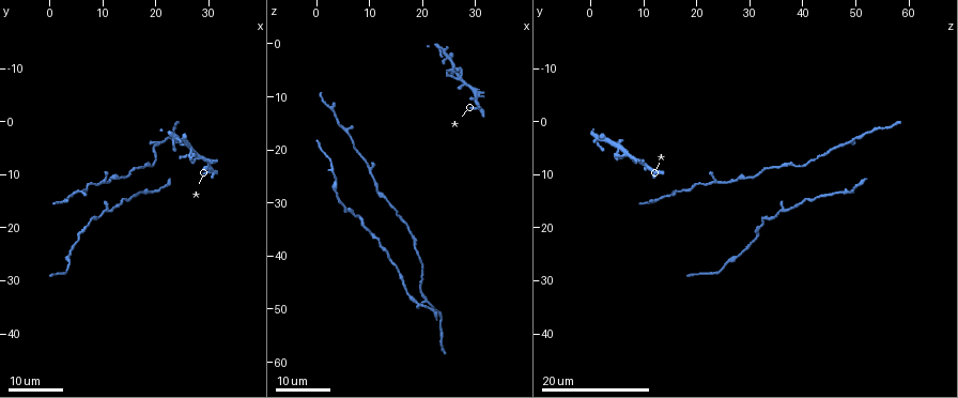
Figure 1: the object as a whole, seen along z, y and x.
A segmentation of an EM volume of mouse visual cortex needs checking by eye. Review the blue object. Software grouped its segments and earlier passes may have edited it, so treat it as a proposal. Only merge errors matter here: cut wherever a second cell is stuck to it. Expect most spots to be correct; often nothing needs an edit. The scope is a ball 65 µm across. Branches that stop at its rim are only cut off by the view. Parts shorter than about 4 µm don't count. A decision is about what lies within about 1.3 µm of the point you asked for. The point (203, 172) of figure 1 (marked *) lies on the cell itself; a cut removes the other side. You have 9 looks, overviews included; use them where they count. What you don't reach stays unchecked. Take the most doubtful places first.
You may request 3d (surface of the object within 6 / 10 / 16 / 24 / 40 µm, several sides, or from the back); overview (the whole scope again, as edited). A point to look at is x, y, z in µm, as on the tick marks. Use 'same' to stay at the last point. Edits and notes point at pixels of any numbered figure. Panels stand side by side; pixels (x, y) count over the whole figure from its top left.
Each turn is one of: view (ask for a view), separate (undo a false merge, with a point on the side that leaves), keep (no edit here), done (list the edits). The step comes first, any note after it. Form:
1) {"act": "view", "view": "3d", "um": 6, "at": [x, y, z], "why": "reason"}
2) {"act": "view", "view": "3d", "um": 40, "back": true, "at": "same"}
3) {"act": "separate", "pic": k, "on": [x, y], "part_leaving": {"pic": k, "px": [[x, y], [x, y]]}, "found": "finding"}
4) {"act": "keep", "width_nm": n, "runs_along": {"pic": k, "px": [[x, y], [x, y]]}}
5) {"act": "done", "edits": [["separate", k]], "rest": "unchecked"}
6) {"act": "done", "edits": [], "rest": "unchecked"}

{"act": "view", "view": "3d", "um": 16, "at": [10.5, 11.0, 23.5], "why": "branch point"}

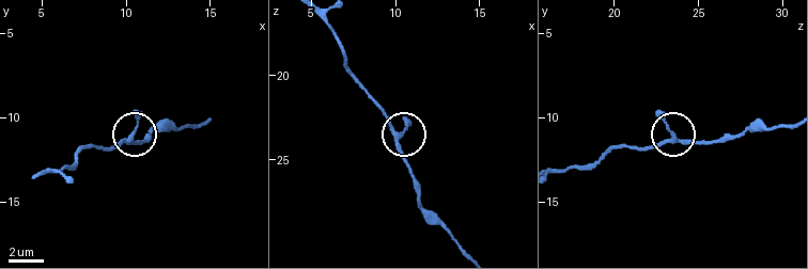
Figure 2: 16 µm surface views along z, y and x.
{"act": "view", "view": "3d", "um": 10, "at": [10.0, 11.4, 23.5]}

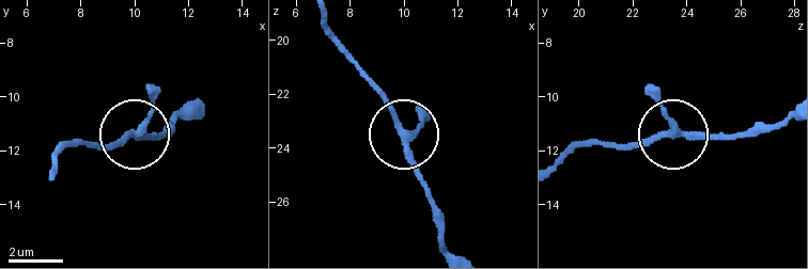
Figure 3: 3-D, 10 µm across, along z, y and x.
{"act": "keep", "side_arm_um": 19, "found": "continuous, no second cell"}

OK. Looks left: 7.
{"act": "view", "view": "3d", "um": 16, "at": [21.0, 4.0, 48.0], "why": "thin arm on a thick one"}

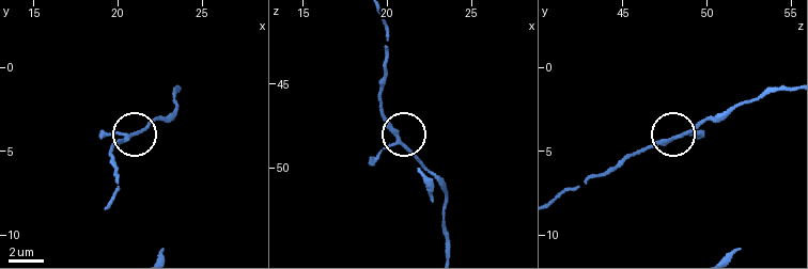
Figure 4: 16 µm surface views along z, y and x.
{"act": "view", "view": "3d", "um": 10, "at": [20.6, 4.0, 48.3]}

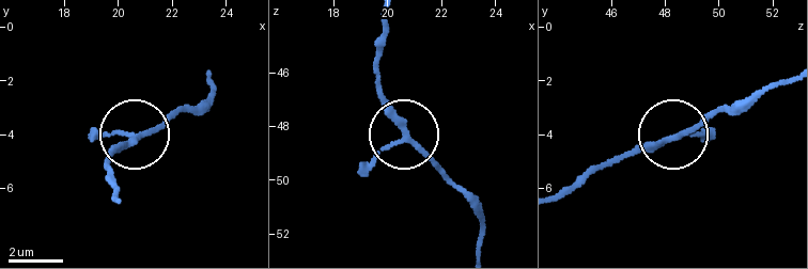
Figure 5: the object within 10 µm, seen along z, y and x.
{"act": "view", "view": "3d", "um": 6, "at": [20.7, 4.1, 48.4]}

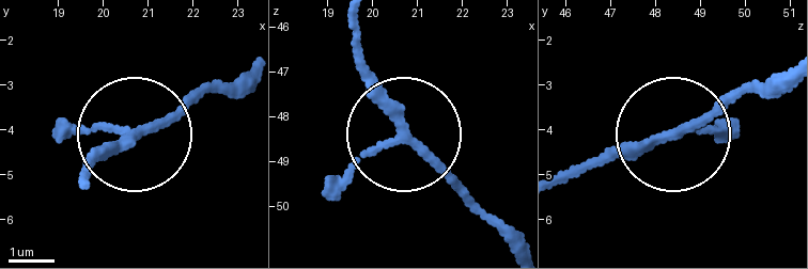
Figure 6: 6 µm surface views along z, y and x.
{"act": "keep", "runs_along": {"pic": 6, "px": [[359, 18], [374, 99], [482, 210]]}, "found": "all the same cell"}

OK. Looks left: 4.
{"act": "view", "view": "3d", "um": 24, "at": [6.0, 13.5, 17.5], "why": "calibre changes"}

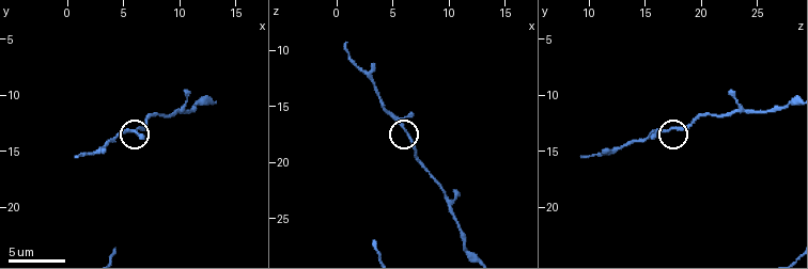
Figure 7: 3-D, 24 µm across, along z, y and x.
{"act": "view", "view": "3d", "um": 6, "at": [6.2, 13.0, 17.4]}

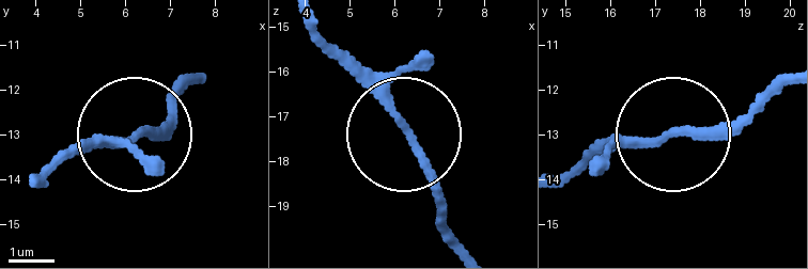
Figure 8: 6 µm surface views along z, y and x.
{"act": "keep", "arms": 3, "found": "continuous, no second cell"}

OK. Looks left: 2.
{"act": "view", "view": "3d", "um": 24, "at": [8.0, 18.5, 33.5]}

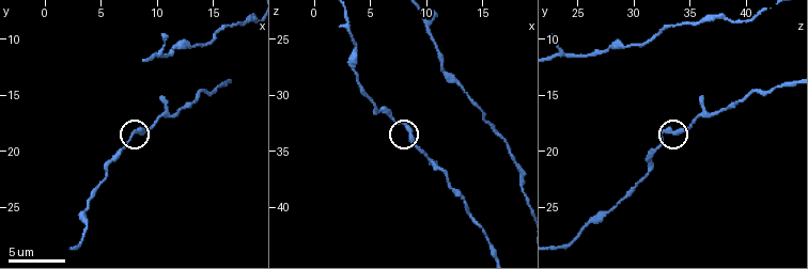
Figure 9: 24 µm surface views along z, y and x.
{"act": "view", "view": "3d", "um": 10, "at": [8.6, 18.4, 33.2]}

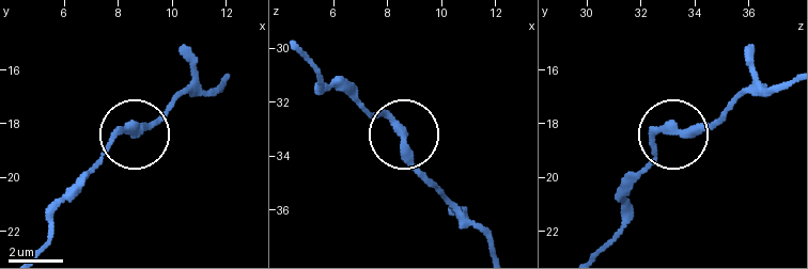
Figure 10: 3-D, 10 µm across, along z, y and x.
{"act": "keep", "found": "continuous, no second cell"}

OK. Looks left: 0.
{"act": "done", "edits": [], "rest": "unchecked"}

